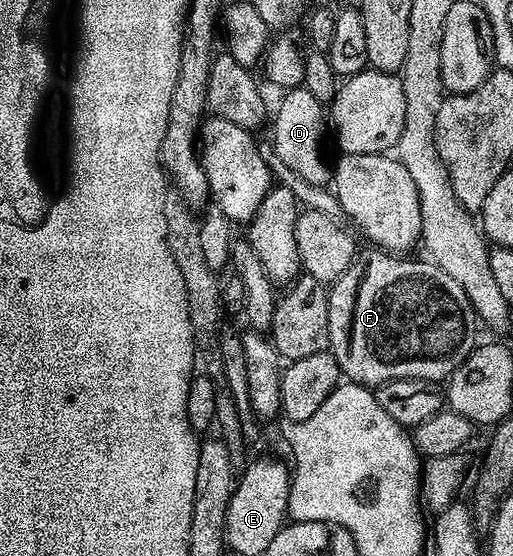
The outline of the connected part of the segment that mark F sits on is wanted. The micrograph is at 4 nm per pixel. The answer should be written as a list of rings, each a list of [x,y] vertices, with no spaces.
[[[383,250],[371,251],[365,256],[364,253],[357,255],[352,265],[331,281],[328,288],[328,347],[341,373],[349,381],[365,386],[379,386],[398,378],[447,381],[478,344],[478,317],[462,286],[427,259],[404,260],[408,258]]]

